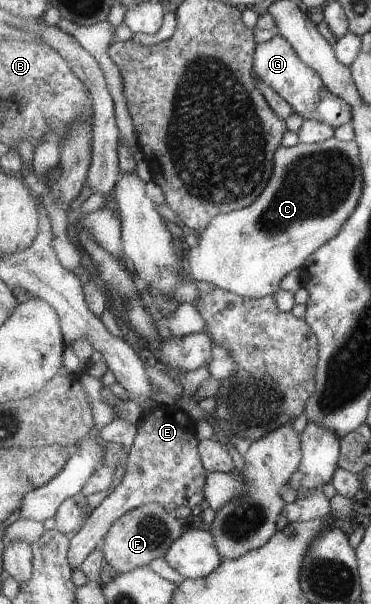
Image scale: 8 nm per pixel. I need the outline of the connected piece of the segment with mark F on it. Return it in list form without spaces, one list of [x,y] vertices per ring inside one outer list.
[[[150,503],[121,516],[107,532],[102,542],[105,561],[120,573],[129,573],[137,568],[146,568],[156,559],[164,559],[169,548],[185,532],[189,522],[183,521],[164,505]]]

